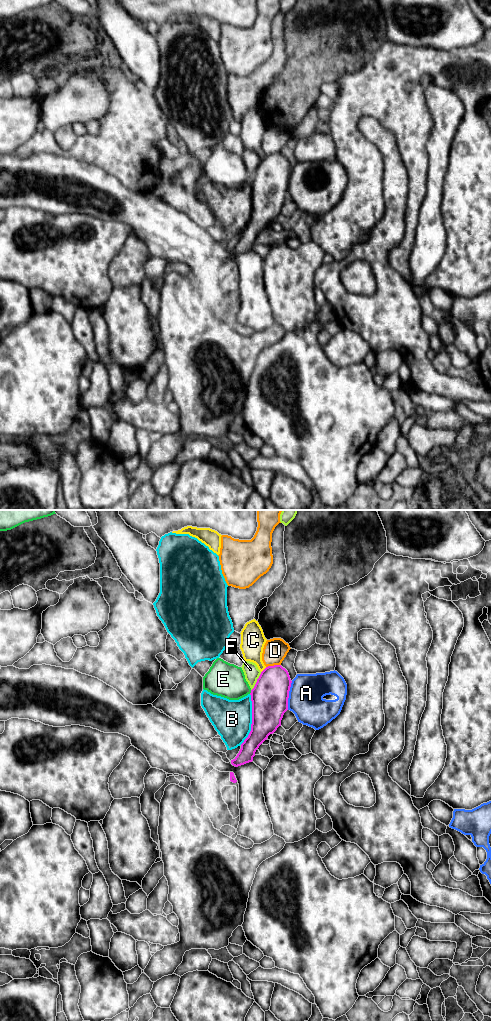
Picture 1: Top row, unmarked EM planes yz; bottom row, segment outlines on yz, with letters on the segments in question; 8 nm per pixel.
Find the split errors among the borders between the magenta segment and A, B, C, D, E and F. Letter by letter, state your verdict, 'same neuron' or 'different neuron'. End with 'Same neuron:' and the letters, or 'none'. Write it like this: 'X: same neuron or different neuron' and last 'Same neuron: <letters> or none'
A: different neuron
B: same neuron
C: different neuron
D: different neuron
E: different neuron
F: different neuron
Same neuron: B

